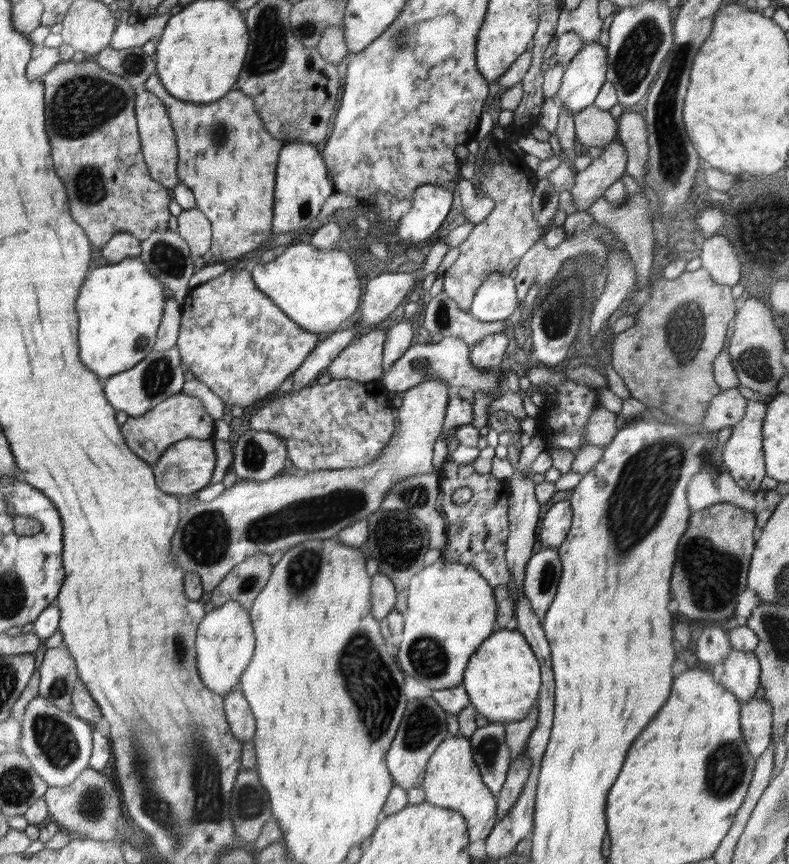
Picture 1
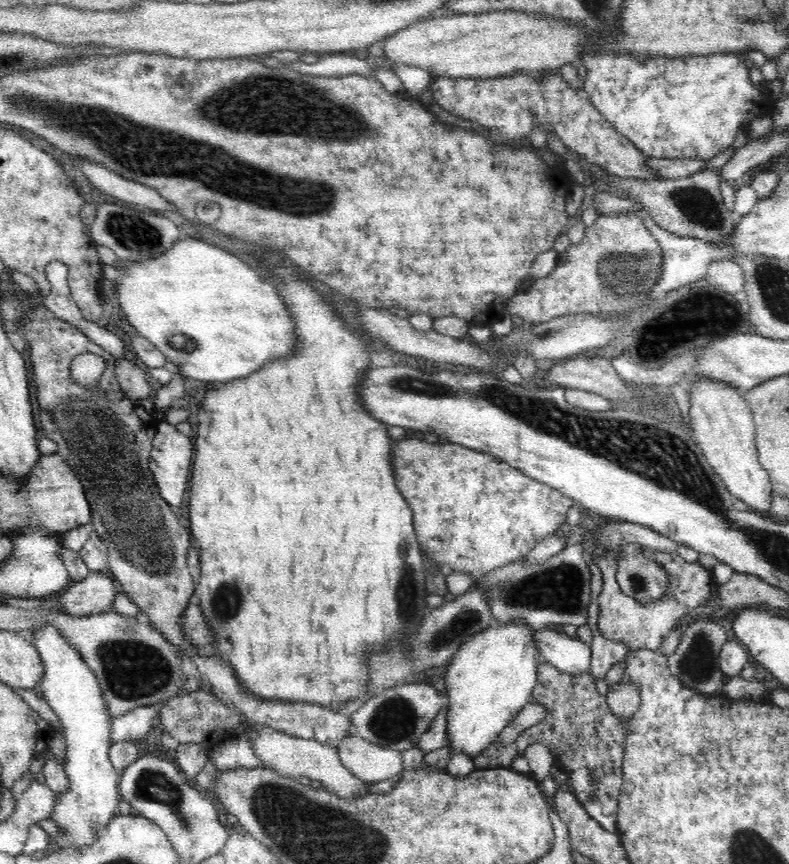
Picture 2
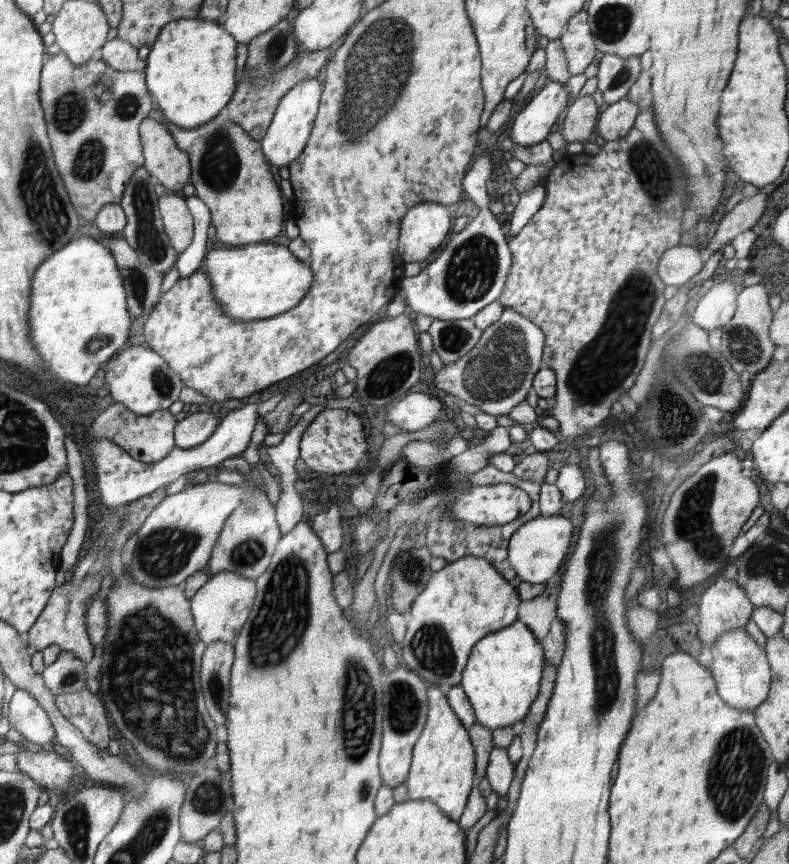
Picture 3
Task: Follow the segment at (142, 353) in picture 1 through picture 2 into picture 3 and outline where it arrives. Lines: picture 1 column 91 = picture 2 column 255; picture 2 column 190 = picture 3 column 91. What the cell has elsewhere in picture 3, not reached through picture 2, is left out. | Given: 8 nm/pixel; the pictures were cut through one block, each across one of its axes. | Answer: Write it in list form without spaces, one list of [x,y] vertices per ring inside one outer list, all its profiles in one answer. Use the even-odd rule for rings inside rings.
[[[73,236],[71,242],[61,246],[61,250],[53,252],[45,262],[41,262],[33,274],[33,280],[29,282],[29,336],[31,344],[37,350],[37,356],[47,366],[51,374],[59,378],[61,384],[73,388],[73,386],[85,386],[95,372],[99,370],[99,364],[107,364],[117,356],[119,350],[127,348],[129,342],[129,326],[131,316],[125,304],[125,290],[121,274],[115,268],[115,262],[107,248],[97,244],[93,238],[87,236]]]

